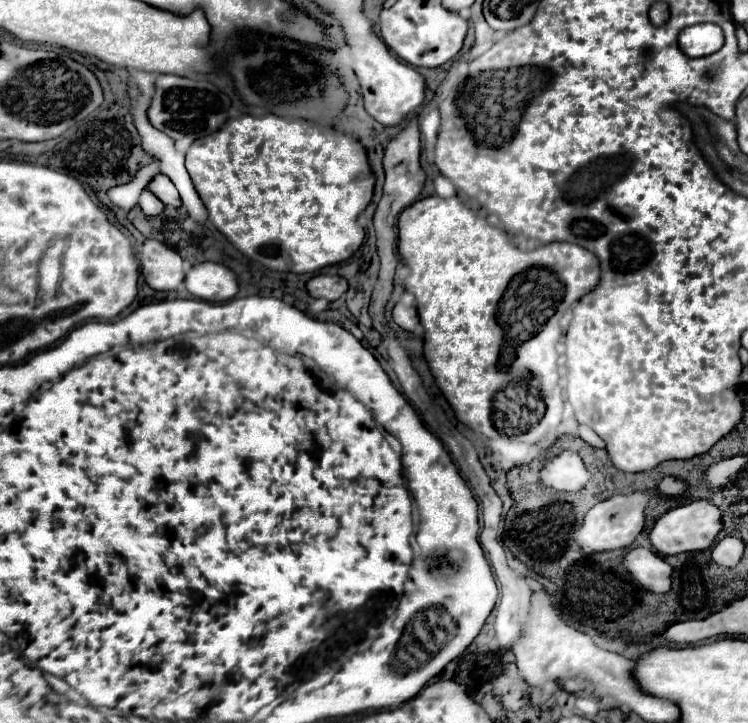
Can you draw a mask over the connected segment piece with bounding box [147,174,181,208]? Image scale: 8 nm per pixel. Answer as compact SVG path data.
M157 174L155 180L151 180L151 184L147 186L147 190L155 192L159 196L159 200L163 200L167 206L173 206L173 208L181 208L181 196L175 188L175 184L163 176L163 174Z

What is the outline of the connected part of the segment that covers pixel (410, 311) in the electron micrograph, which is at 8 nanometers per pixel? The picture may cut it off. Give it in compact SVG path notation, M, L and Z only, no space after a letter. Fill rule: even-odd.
M401 302L393 308L393 320L403 328L403 330L415 330L415 326L419 324L419 314L417 310L411 306L403 306Z

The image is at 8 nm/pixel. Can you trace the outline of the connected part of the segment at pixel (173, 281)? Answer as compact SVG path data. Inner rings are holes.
M147 240L141 246L139 260L143 266L145 282L159 292L173 292L183 284L183 258L177 252L171 252L165 244L157 240Z

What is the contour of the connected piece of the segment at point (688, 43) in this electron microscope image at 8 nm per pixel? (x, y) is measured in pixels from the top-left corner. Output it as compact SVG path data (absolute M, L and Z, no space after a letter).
M697 24L697 26L685 28L685 32L679 34L679 48L691 58L701 58L701 56L713 54L723 44L722 30L715 24Z

